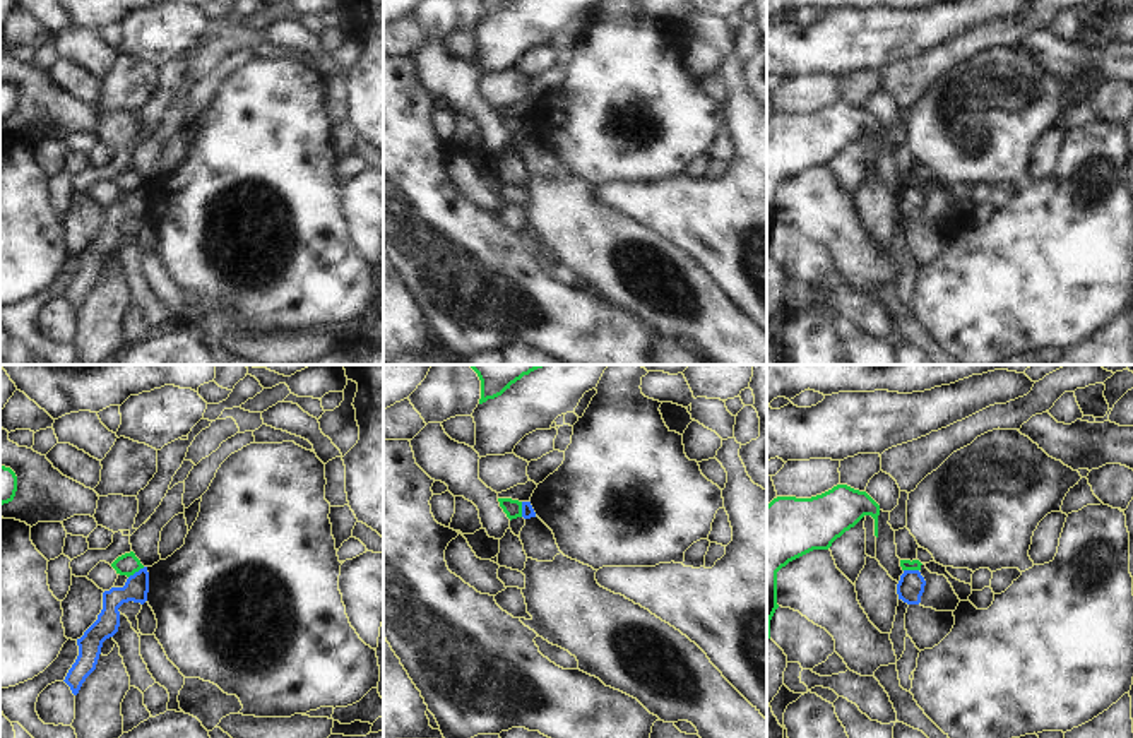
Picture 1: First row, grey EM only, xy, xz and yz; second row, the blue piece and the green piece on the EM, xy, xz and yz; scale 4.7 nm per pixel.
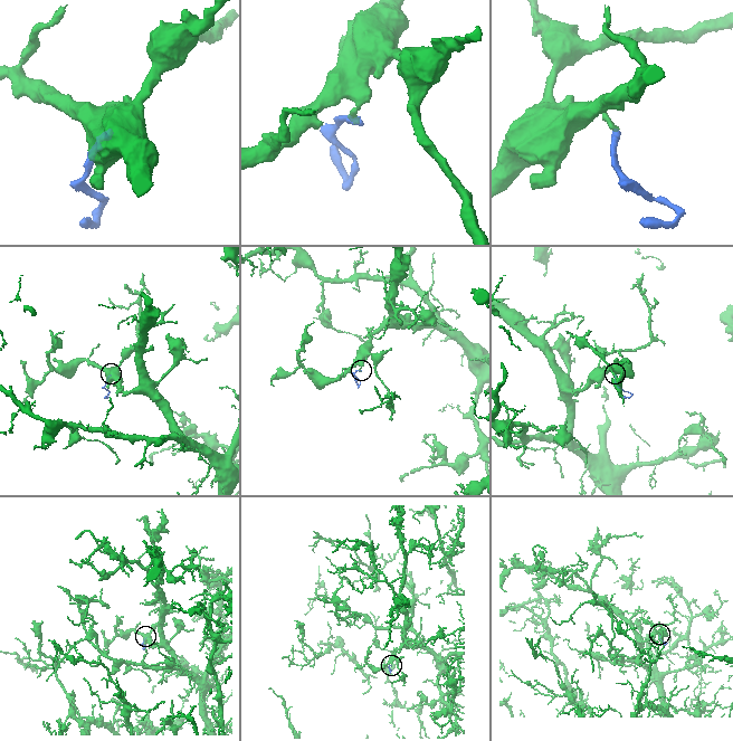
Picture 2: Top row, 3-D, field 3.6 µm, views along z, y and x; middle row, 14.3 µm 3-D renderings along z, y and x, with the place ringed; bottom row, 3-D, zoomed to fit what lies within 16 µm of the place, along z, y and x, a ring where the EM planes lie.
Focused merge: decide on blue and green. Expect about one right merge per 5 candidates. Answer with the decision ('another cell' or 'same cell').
another cell

